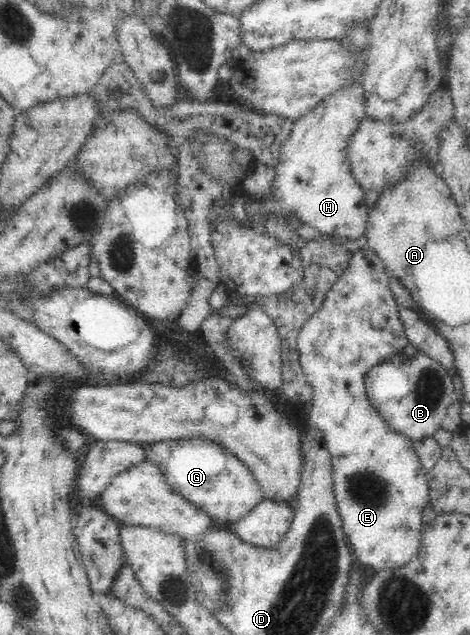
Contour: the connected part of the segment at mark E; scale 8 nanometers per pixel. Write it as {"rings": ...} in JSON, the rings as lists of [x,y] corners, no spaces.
{"rings":[[[361,242],[353,246],[353,255],[349,267],[334,283],[331,291],[327,293],[325,303],[314,313],[299,330],[297,336],[297,345],[300,355],[300,365],[308,379],[308,382],[313,388],[313,397],[310,399],[309,413],[306,421],[313,429],[318,429],[322,433],[322,443],[328,449],[331,456],[332,476],[333,476],[333,491],[335,492],[335,503],[341,516],[343,532],[346,535],[346,541],[351,544],[349,549],[353,549],[352,557],[355,559],[357,567],[364,569],[366,566],[372,567],[376,571],[381,569],[399,569],[403,565],[407,565],[421,547],[421,527],[423,519],[423,510],[430,505],[429,503],[429,478],[428,471],[420,464],[420,459],[414,448],[414,441],[399,432],[393,431],[392,427],[379,415],[375,406],[367,397],[367,388],[365,388],[365,379],[367,373],[374,367],[380,364],[388,363],[387,359],[395,355],[399,355],[404,347],[407,347],[409,340],[405,333],[405,326],[399,318],[399,305],[392,295],[389,287],[389,279],[391,275],[385,268],[383,261],[374,253],[373,250],[366,248]]]}

